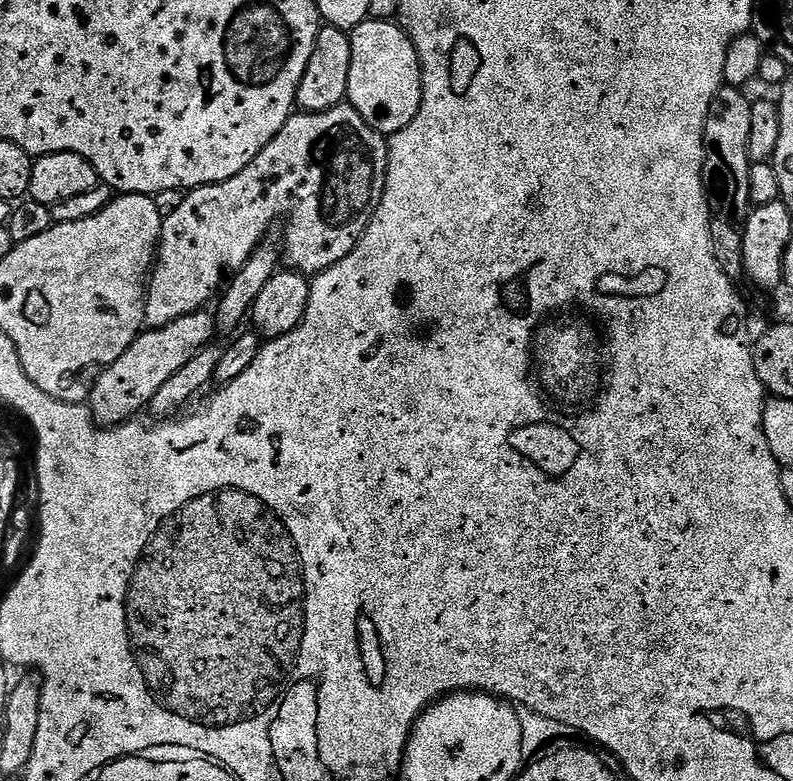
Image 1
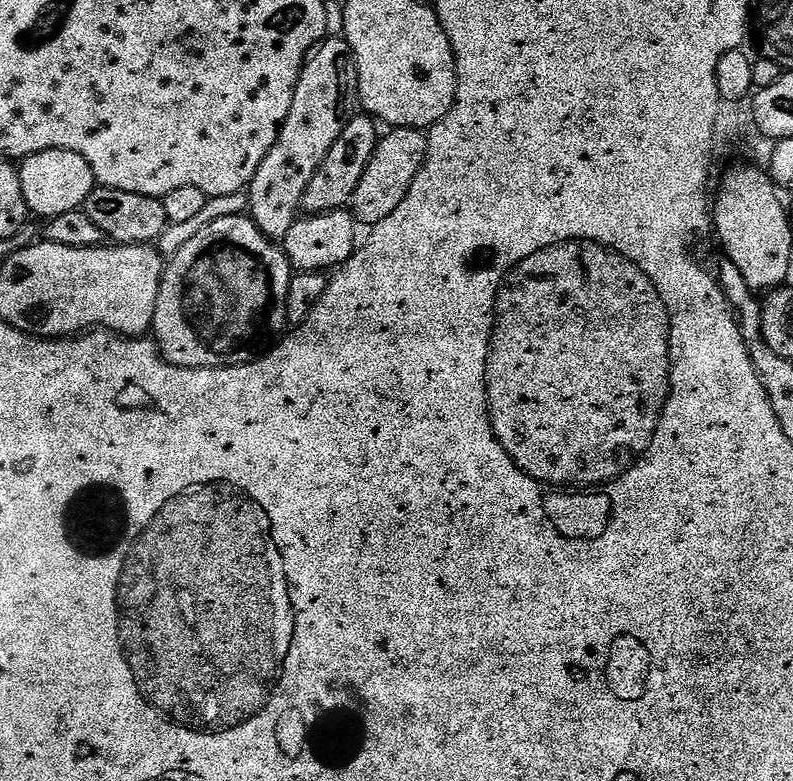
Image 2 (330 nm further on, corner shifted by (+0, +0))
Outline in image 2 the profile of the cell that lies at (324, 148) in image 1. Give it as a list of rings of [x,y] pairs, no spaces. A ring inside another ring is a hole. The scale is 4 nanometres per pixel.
[[[392,128],[381,135],[350,205],[352,215],[361,225],[382,222],[382,218],[390,218],[398,210],[402,198],[406,198],[406,190],[410,190],[418,170],[422,170],[427,153],[428,138],[419,128]]]

